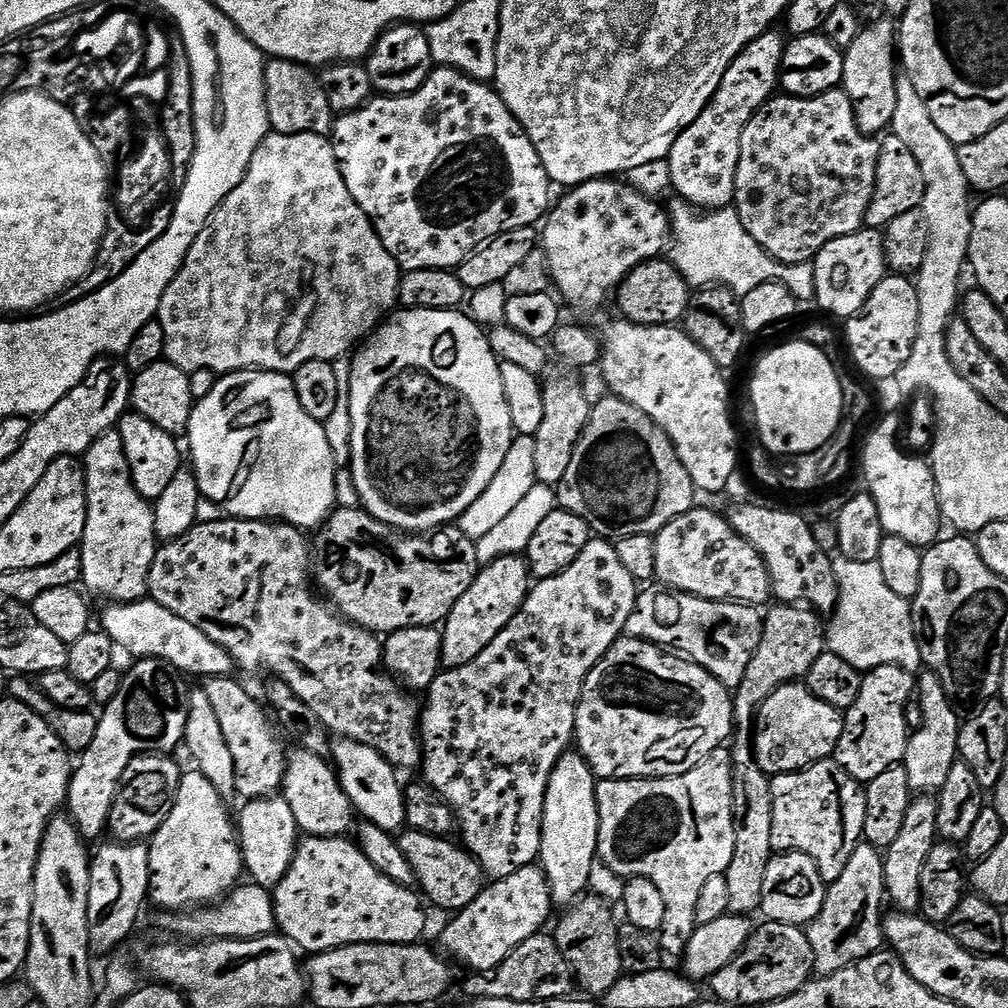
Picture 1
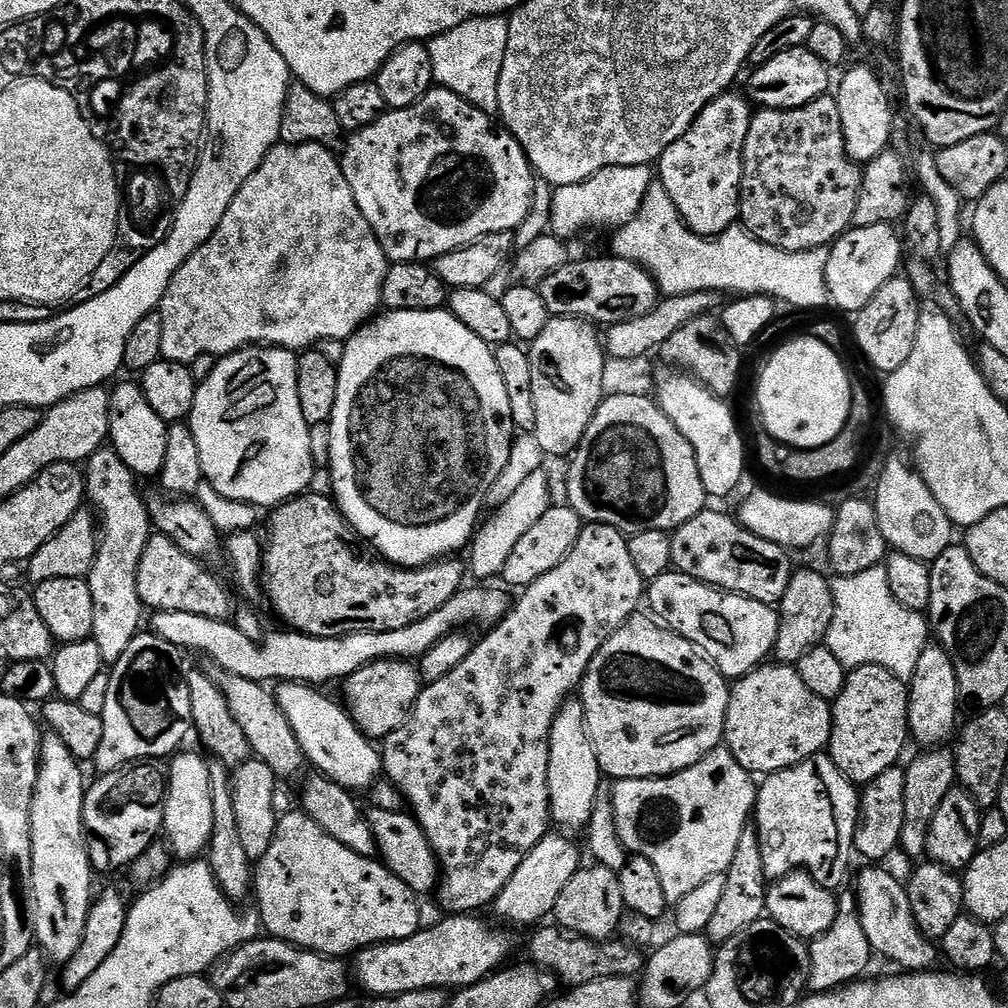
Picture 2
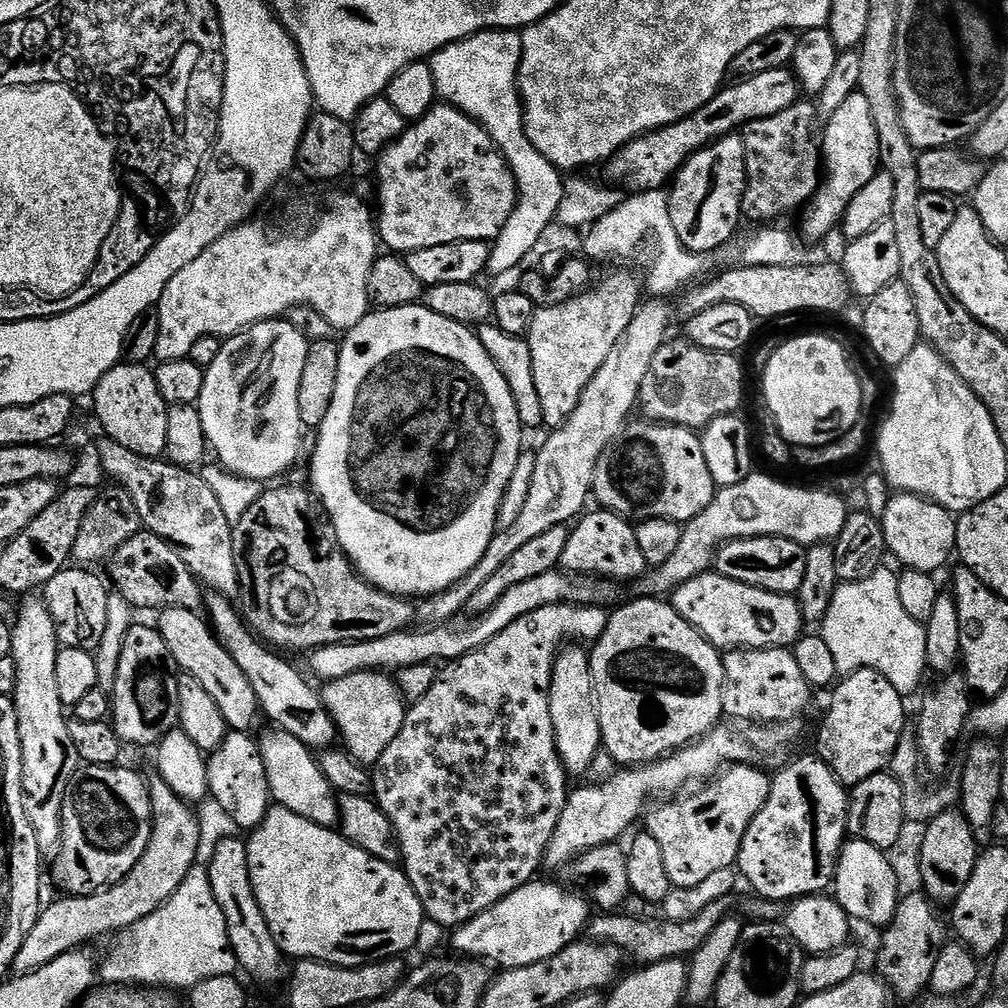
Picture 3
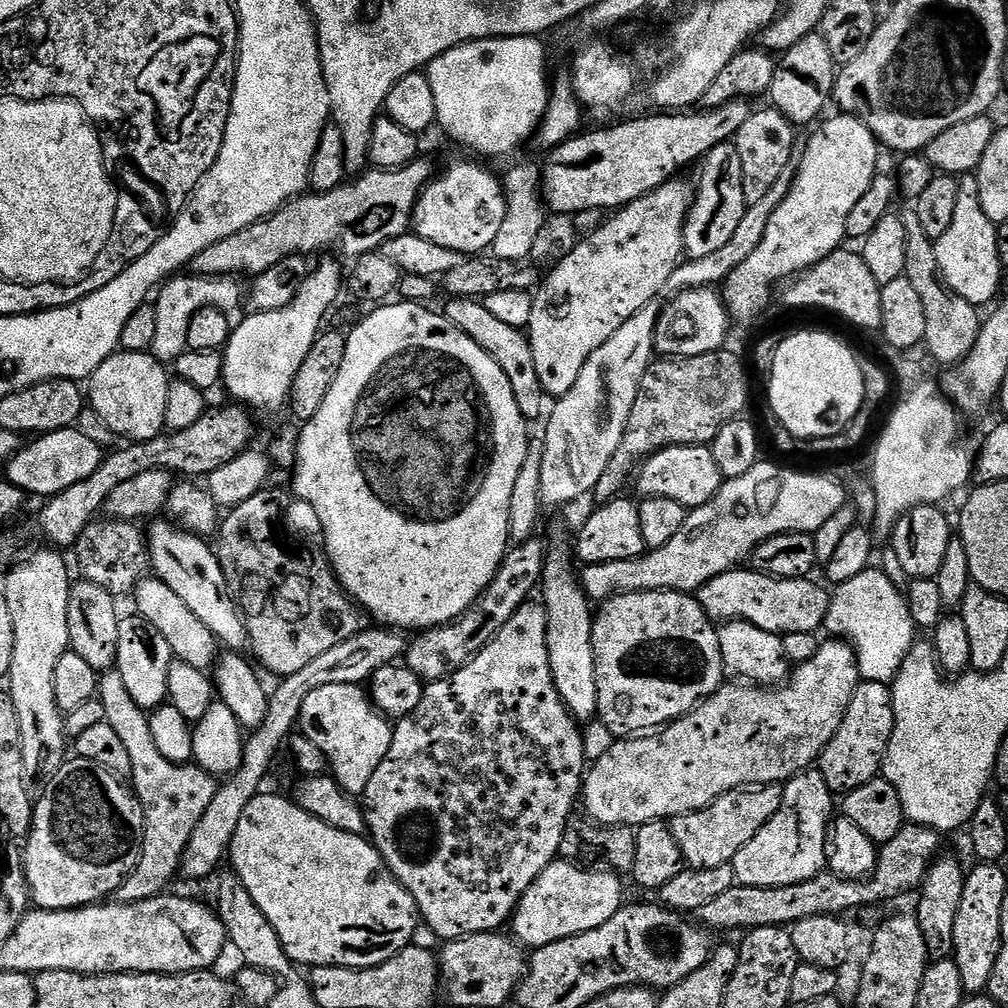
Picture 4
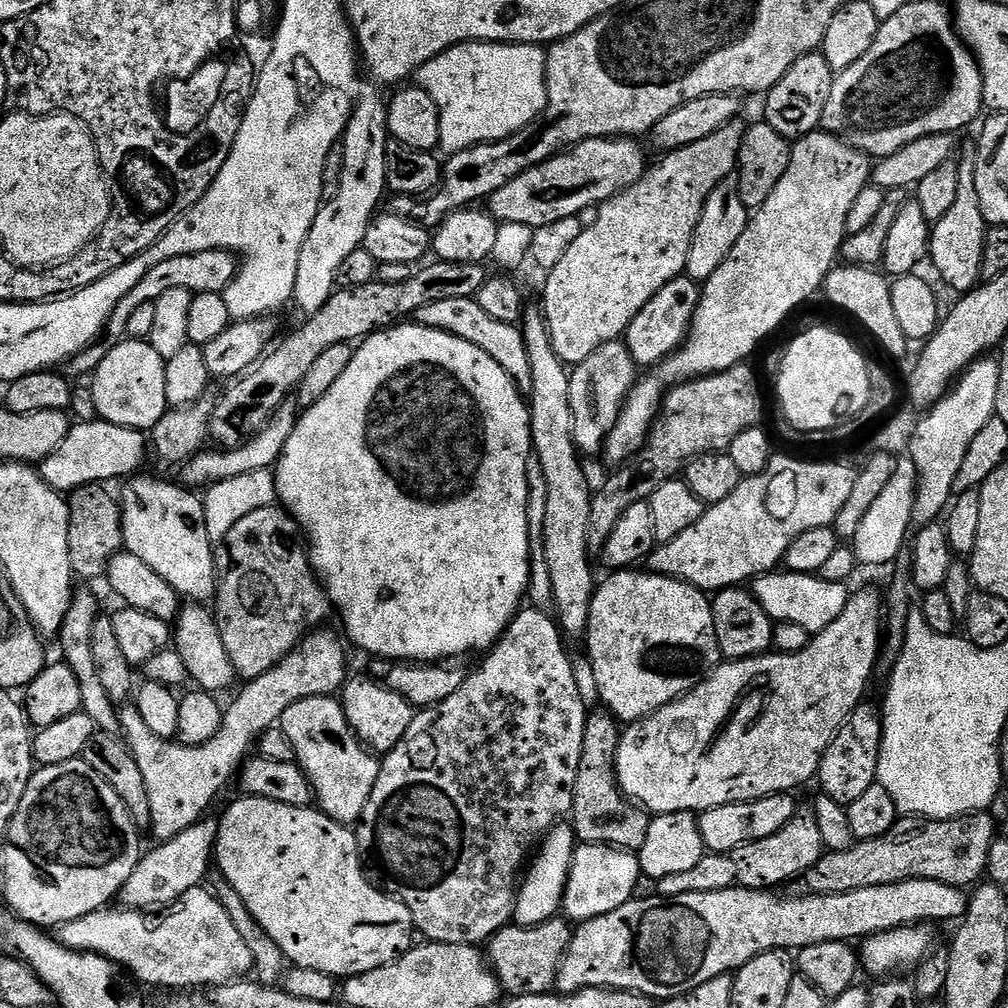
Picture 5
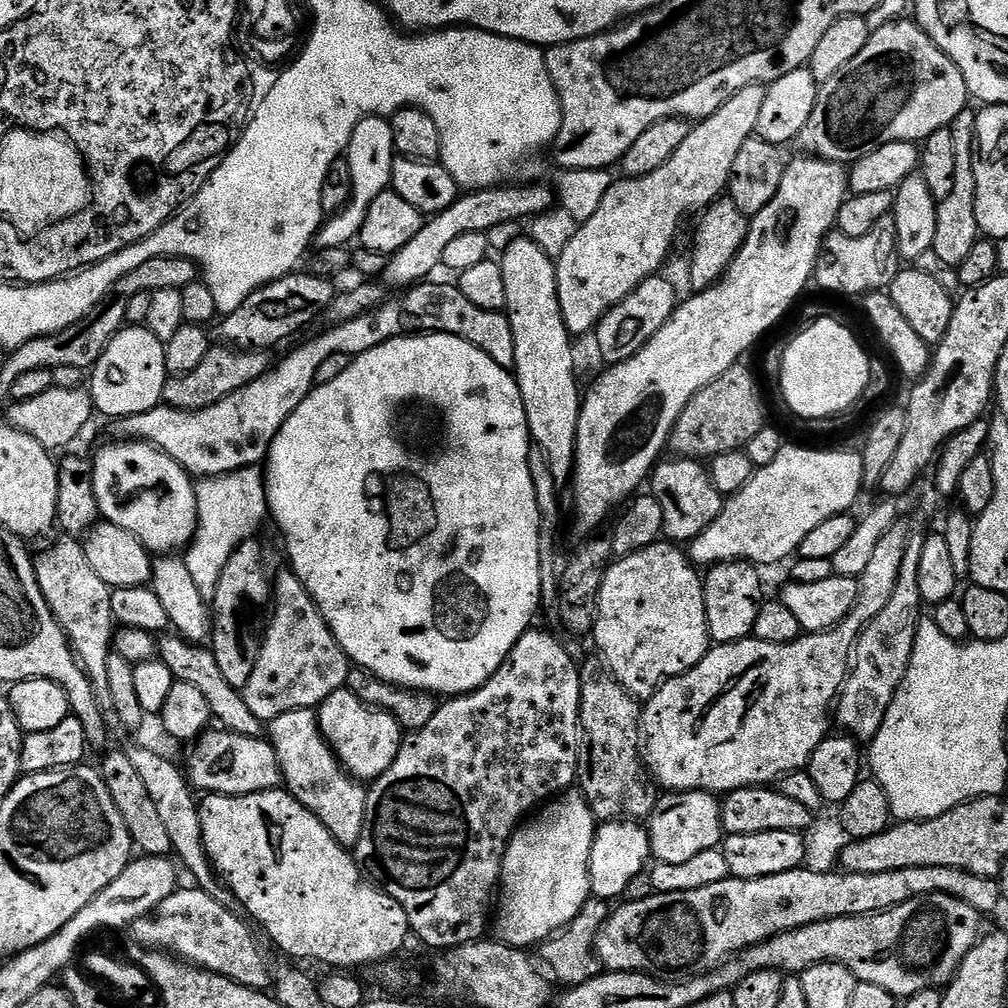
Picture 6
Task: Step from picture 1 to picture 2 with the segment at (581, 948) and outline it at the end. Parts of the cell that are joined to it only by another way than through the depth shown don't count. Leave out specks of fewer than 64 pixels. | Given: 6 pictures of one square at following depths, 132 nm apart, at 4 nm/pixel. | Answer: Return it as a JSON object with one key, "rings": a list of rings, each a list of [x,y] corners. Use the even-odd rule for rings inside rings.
{"rings":[[[593,863],[592,868],[581,866],[566,882],[566,890],[558,894],[554,920],[559,927],[576,936],[585,936],[588,940],[611,940],[619,933],[619,922],[625,910],[622,902],[622,886],[617,872],[606,866]]]}

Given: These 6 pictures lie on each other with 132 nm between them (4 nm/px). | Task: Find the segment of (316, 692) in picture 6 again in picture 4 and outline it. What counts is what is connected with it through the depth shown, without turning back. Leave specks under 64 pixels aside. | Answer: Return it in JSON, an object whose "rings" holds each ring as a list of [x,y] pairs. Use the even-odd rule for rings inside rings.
{"rings":[[[113,670],[100,676],[98,699],[102,702],[104,723],[114,726],[114,731],[118,733],[118,738],[129,754],[132,771],[130,788],[136,793],[136,799],[139,800],[144,811],[144,841],[140,847],[140,857],[135,870],[120,883],[114,894],[115,903],[133,904],[161,895],[167,889],[164,887],[175,878],[176,872],[178,876],[184,863],[184,851],[190,842],[190,834],[194,834],[194,826],[202,822],[202,814],[206,814],[206,806],[214,802],[218,780],[217,777],[197,768],[195,763],[175,764],[170,762],[170,758],[162,758],[158,746],[154,746],[154,734],[150,734],[150,722],[145,709],[140,708],[134,702],[134,698],[130,698],[130,694],[126,691],[126,681],[120,672]]]}

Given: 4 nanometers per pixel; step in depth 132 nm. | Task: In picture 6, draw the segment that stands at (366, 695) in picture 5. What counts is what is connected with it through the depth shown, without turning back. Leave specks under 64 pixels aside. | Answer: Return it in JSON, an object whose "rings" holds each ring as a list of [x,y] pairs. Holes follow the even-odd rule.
{"rings":[[[345,686],[334,690],[330,698],[321,702],[316,717],[326,742],[340,759],[340,765],[347,770],[348,775],[361,782],[371,782],[386,774],[390,766],[394,766],[394,758],[398,758],[402,743],[402,729],[389,712],[372,708]]]}

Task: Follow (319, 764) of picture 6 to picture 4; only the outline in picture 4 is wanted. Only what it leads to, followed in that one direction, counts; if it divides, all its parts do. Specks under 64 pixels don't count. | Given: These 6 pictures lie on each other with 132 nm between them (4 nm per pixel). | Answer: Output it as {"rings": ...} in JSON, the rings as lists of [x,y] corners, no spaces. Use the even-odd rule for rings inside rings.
{"rings":[[[358,684],[321,686],[319,690],[310,690],[306,702],[302,702],[300,707],[299,735],[310,738],[310,742],[314,742],[314,746],[322,750],[322,754],[328,760],[330,775],[336,779],[340,789],[353,798],[363,797],[366,786],[370,786],[370,778],[374,778],[374,770],[378,770],[386,754],[390,754],[393,731],[393,721],[372,705],[371,696]]]}

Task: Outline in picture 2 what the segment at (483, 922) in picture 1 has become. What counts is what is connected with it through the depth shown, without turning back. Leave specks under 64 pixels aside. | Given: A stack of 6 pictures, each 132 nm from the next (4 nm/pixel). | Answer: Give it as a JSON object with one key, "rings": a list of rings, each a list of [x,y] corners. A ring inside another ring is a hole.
{"rings":[[[560,835],[564,836],[544,836],[542,842],[538,842],[538,846],[534,846],[534,850],[526,854],[526,858],[522,858],[522,866],[518,866],[514,874],[510,874],[510,882],[506,882],[494,905],[494,911],[506,923],[536,926],[555,913],[558,894],[566,890],[566,882],[570,882],[570,878],[574,878],[574,874],[582,866],[579,846],[568,837],[571,835]]]}

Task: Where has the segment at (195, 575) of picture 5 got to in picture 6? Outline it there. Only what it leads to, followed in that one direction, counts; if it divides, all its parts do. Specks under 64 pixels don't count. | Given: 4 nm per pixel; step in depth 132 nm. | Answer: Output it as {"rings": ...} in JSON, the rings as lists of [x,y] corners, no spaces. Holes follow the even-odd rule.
{"rings":[[[124,440],[116,443],[120,444],[108,444],[105,448],[98,449],[96,456],[91,457],[94,496],[98,498],[101,517],[107,523],[134,534],[134,538],[144,545],[149,553],[176,554],[187,549],[199,522],[193,477],[189,476],[178,462],[174,462],[174,458],[170,458],[153,444],[146,444],[143,440]]]}

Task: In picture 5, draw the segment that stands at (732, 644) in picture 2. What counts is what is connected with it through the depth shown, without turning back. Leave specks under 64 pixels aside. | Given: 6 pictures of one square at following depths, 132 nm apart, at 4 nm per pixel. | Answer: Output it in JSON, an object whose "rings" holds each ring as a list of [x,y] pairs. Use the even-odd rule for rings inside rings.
{"rings":[[[773,570],[755,577],[750,591],[773,622],[794,622],[794,626],[806,626],[810,634],[815,634],[830,626],[830,622],[842,614],[850,595],[848,587],[847,583],[823,580],[818,574]]]}

